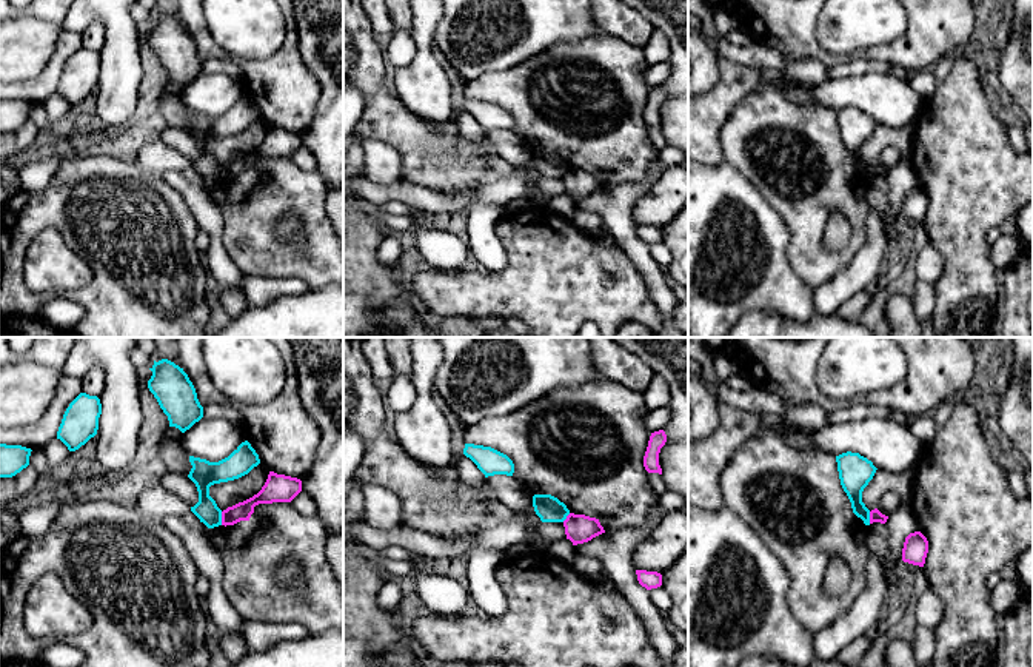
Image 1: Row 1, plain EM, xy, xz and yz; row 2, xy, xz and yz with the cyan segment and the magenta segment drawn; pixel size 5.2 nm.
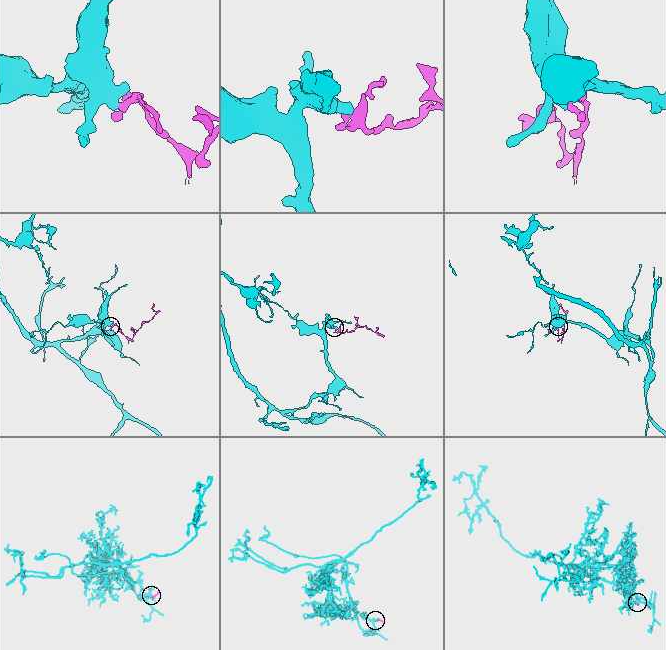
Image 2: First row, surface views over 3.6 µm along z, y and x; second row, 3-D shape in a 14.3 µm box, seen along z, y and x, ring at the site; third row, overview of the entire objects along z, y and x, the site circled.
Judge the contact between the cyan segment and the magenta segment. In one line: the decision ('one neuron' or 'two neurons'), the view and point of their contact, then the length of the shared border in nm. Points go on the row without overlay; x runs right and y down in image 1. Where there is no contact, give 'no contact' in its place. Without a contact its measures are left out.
two neurons | xy (220, 173) | 70 nm

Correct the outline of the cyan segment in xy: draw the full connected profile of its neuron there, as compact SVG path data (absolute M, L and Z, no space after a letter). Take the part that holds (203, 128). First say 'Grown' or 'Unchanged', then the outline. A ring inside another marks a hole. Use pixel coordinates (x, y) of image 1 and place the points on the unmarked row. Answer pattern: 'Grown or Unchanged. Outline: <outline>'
Unchanged. Outline: M248 96L242 97L228 112L219 117L189 111L192 120L188 132L196 139L199 157L191 162L191 166L208 183L222 180L222 165L209 151L209 142L220 137L228 137L248 129L260 119L259 109Z

